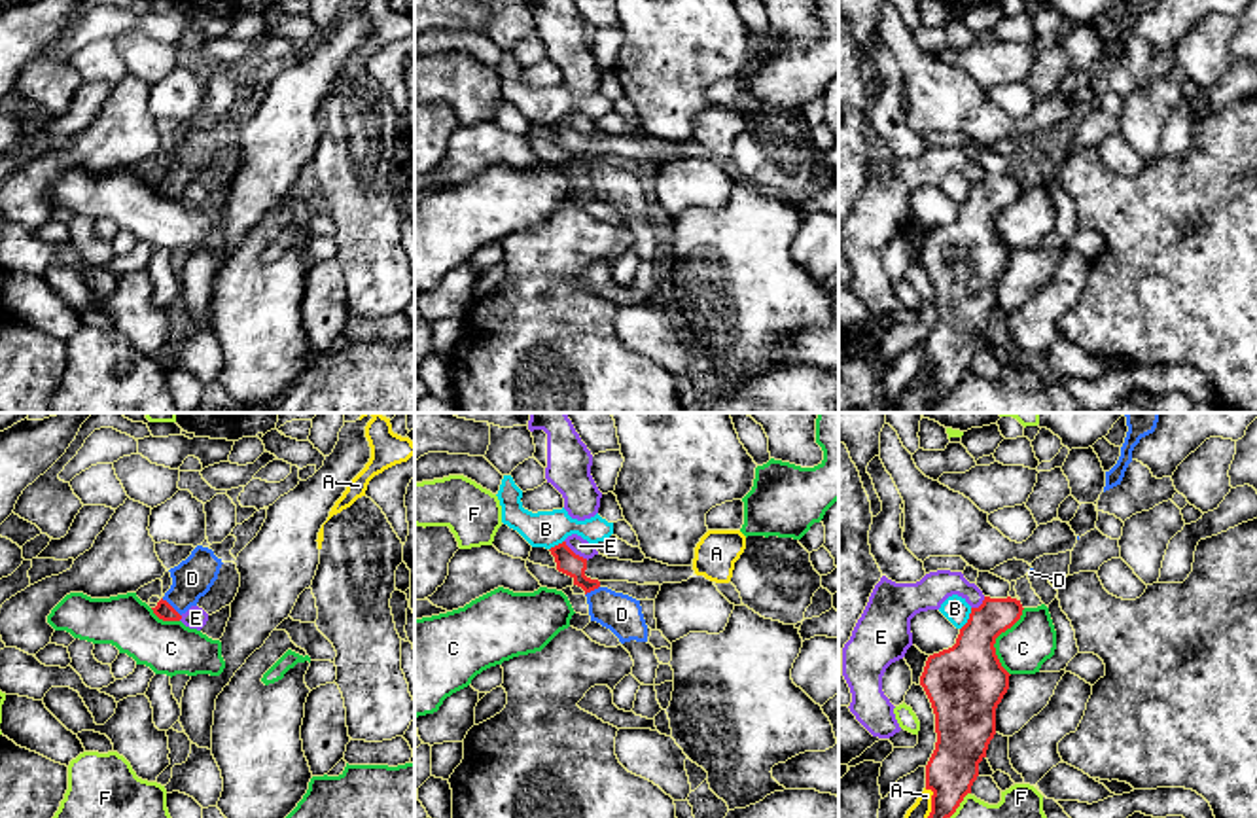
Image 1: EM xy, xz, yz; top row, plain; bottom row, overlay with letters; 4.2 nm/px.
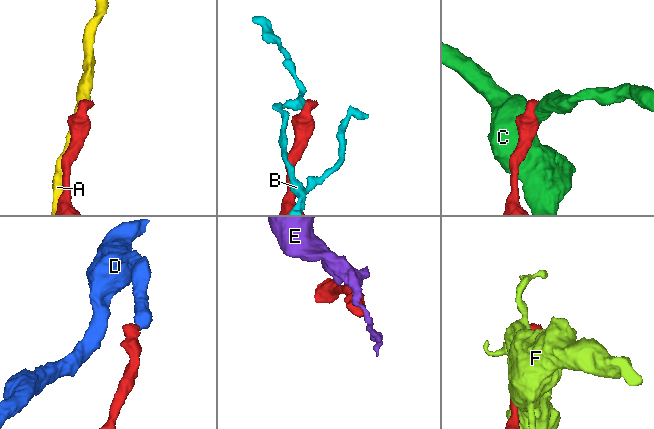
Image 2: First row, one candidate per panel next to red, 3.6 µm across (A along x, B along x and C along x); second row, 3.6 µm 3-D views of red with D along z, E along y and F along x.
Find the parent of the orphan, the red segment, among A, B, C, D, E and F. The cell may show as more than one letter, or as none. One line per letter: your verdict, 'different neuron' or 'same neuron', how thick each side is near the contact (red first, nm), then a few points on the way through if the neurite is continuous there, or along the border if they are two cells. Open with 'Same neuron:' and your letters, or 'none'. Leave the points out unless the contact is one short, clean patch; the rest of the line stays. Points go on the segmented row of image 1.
Same neuron: D
A: different neuron; calibres 220 and 80 nm
B: different neuron; calibres 300 and 110 nm; border yz (972, 608), (960, 629)
C: different neuron; calibres 320 and 200 nm; border yz (1025, 608), (994, 644), (994, 654), (1009, 675)
D: same neuron; calibres 80 and 170 nm; way xy (163, 610), (171, 606), (184, 593), (192, 578)
E: different neuron; calibres 100 and 70 nm; border xz (565, 540), (576, 553), (587, 559)
F: different neuron; calibres 220 and 140 nm

